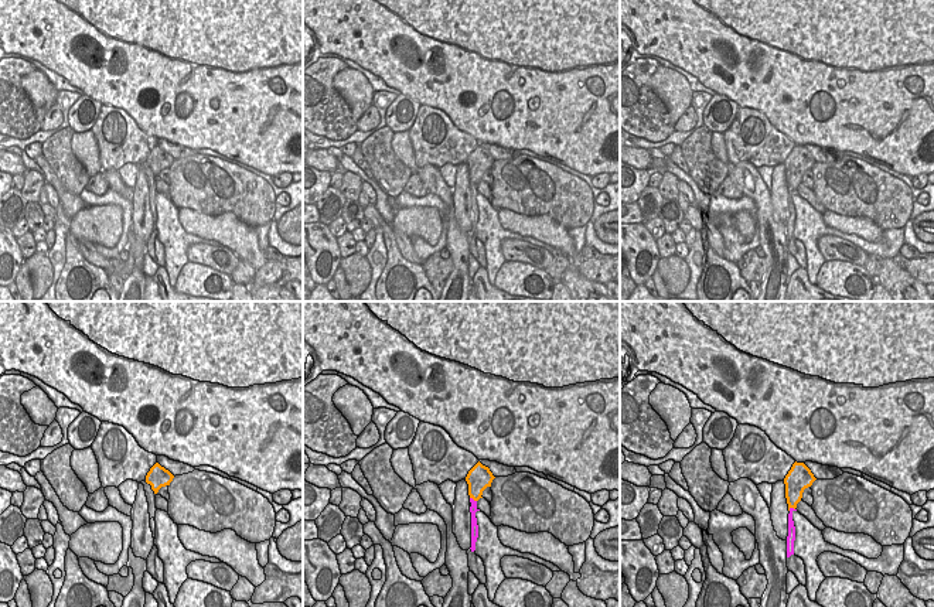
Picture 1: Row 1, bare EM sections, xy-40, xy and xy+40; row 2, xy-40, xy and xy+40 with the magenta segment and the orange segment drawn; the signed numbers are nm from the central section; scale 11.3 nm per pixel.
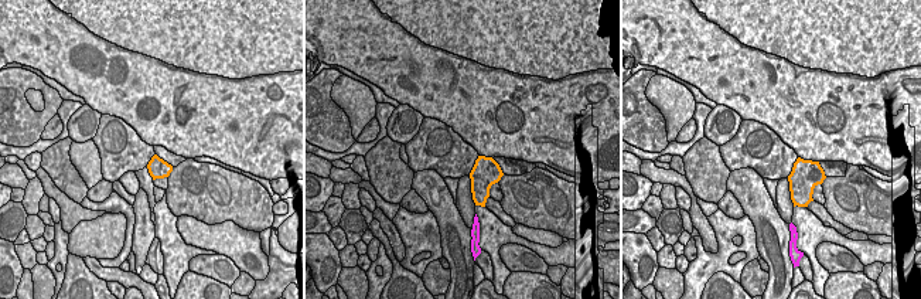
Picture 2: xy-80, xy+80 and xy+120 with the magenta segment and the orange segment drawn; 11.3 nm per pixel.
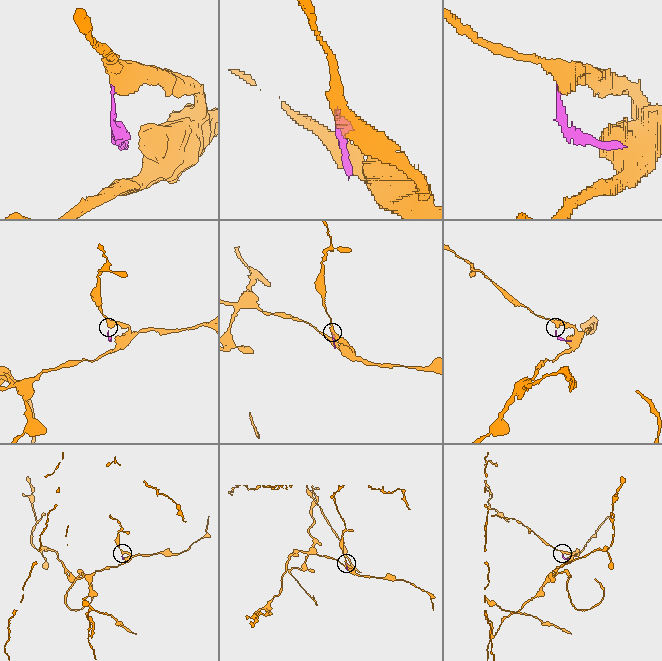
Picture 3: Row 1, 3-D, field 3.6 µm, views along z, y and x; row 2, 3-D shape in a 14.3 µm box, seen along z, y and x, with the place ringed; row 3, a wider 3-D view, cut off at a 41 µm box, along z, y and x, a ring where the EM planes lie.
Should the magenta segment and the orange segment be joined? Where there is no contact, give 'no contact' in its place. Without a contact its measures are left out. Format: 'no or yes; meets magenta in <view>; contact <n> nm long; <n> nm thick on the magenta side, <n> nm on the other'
no; meets magenta in xy+40; contact 80 nm long; 100 nm thick on the magenta side, 220 nm on the other

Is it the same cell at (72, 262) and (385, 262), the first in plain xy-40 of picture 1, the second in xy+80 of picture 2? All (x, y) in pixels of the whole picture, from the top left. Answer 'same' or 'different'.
different

